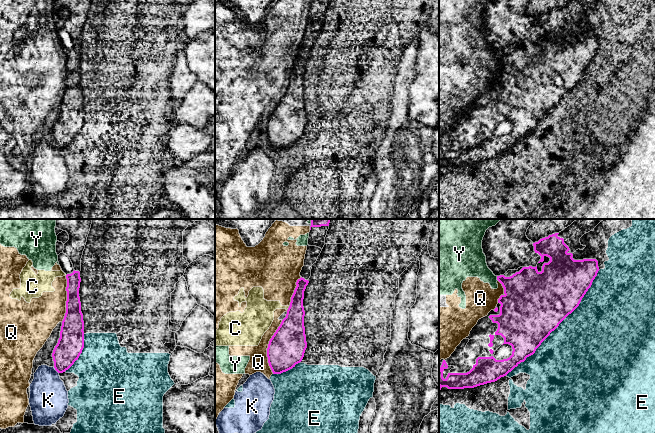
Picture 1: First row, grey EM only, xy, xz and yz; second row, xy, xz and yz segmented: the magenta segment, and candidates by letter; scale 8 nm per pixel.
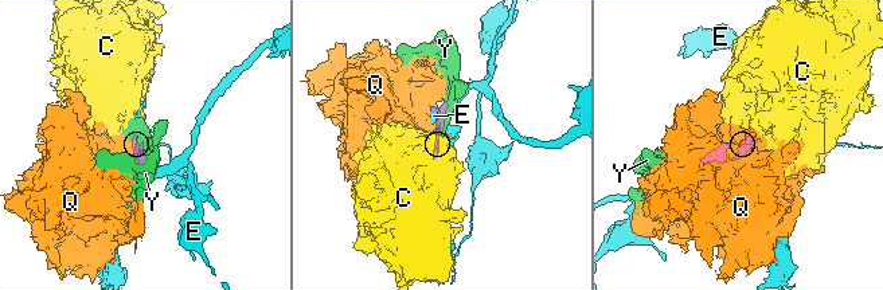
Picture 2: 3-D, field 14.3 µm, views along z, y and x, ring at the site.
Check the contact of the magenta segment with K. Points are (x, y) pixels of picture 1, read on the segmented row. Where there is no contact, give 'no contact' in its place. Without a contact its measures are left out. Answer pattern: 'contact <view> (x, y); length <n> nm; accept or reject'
contact xy (55, 369); length 70 nm; reject

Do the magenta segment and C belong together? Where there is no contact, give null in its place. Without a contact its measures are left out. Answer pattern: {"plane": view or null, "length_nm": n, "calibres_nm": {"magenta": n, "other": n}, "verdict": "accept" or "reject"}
{"plane": "xz", "length_nm": 40, "calibres_nm": {"magenta": 260, "other": 240}, "verdict": "reject"}

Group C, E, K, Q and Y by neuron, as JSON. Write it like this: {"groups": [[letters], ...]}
{"groups": [["C"], ["E"], ["K"], ["Q", "Y"]]}

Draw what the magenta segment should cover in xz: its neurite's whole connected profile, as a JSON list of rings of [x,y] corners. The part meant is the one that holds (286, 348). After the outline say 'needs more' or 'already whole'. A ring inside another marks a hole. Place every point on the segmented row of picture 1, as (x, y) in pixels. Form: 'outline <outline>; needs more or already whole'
outline [[[300,278],[291,297],[286,317],[269,341],[267,357],[273,374],[286,372],[300,363],[307,348],[303,307],[304,291],[309,281]]]; already whole

